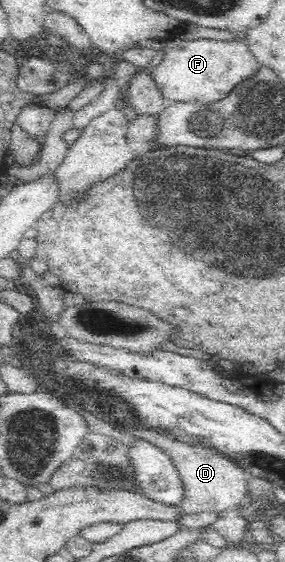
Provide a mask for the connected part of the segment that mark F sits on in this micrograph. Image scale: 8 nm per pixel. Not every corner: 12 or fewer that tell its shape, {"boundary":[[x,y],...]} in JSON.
{"boundary":[[246,40],[167,41],[165,102],[222,101],[259,72]]}

